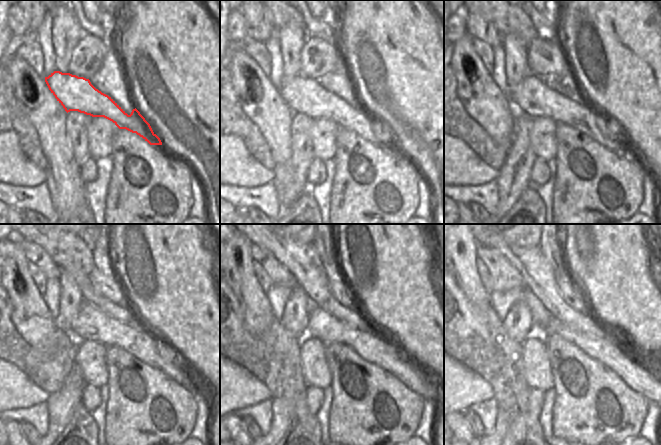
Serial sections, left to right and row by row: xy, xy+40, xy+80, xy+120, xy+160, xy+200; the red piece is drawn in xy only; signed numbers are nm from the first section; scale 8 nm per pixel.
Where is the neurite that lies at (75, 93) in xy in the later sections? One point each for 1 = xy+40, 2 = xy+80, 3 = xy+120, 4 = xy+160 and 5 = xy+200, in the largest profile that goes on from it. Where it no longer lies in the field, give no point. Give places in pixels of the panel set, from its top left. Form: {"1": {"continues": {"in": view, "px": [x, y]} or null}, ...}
{"1": {"continues": {"in": "xy+40", "px": [303, 95]}}, "2": {"continues": {"in": "xy+80", "px": [531, 96]}}, "3": {"continues": {"in": "xy+120", "px": [90, 324]}}, "4": {"continues": {"in": "xy+160", "px": [322, 326]}}, "5": {"continues": {"in": "xy+200", "px": [645, 381]}}}

